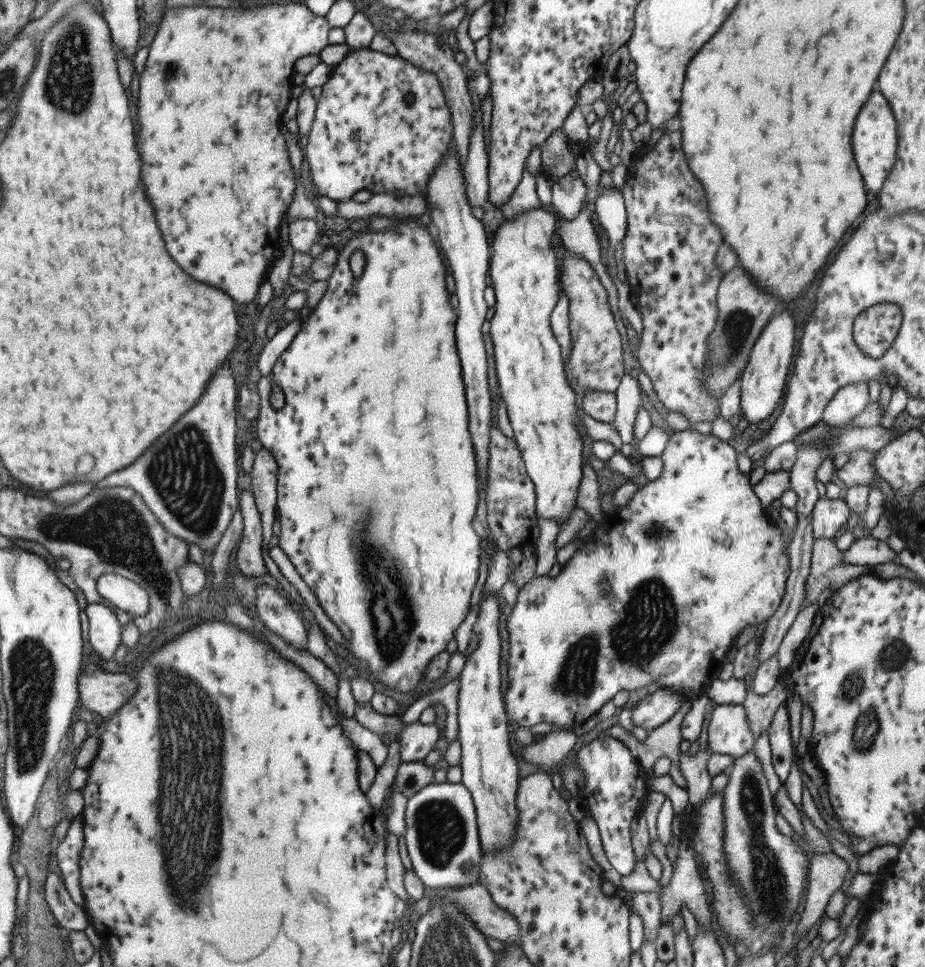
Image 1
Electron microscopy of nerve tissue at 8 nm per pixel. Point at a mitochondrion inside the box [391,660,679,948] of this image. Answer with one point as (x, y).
(440, 829)

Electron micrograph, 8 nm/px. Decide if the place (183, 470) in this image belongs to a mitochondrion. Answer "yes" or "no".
yes

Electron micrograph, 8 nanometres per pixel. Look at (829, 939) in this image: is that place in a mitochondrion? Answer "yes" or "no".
no

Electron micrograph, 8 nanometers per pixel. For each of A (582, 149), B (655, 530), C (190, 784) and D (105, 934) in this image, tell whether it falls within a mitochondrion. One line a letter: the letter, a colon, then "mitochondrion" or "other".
A: other
B: mitochondrion
C: mitochondrion
D: other

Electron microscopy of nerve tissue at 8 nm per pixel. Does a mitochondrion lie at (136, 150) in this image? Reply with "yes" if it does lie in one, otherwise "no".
no

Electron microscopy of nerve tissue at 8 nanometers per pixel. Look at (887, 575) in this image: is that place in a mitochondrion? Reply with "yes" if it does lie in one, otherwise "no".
no

